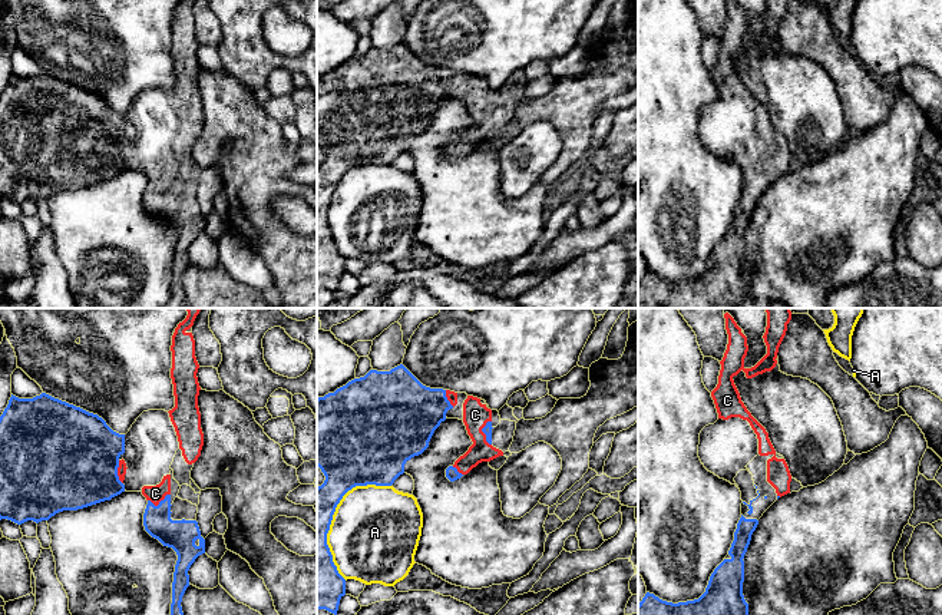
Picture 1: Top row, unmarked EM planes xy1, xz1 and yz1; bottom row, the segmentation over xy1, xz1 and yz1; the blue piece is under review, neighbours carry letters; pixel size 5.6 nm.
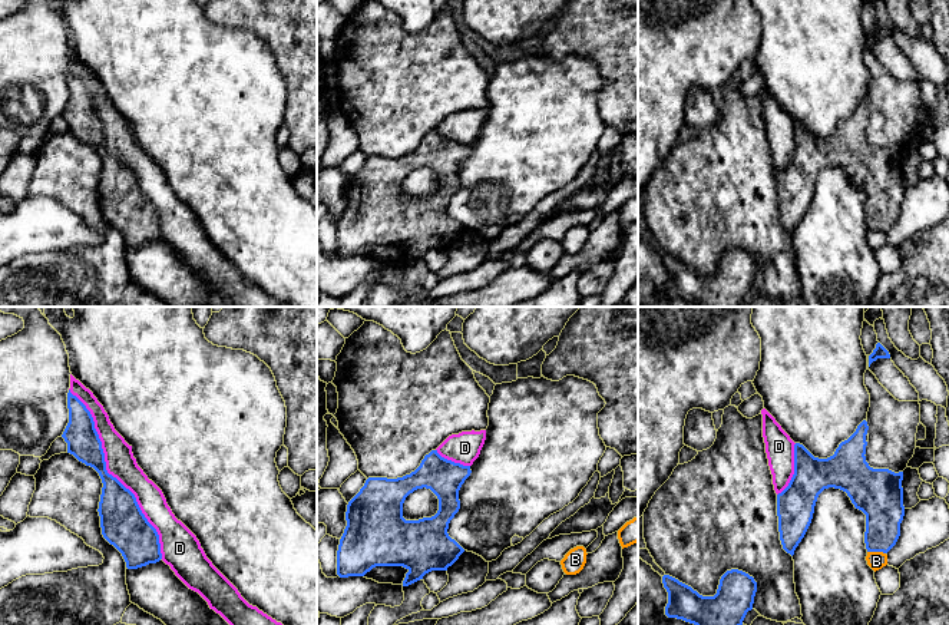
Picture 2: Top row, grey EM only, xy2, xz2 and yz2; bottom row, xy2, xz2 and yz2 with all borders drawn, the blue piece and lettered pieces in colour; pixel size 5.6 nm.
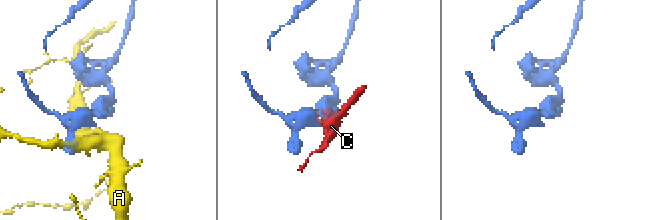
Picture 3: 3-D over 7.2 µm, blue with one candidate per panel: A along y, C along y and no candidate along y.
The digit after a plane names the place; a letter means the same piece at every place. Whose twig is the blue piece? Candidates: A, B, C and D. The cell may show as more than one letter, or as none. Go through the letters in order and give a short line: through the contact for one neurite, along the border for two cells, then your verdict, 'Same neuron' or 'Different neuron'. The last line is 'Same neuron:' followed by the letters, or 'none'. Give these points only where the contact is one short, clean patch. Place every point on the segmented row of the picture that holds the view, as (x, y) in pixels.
A: Different neuron
B: Line: yz2 (868, 551), (882, 551), (885, 554). Different neuron
C: Same neuron
D: Different neuron
Same neuron: C

